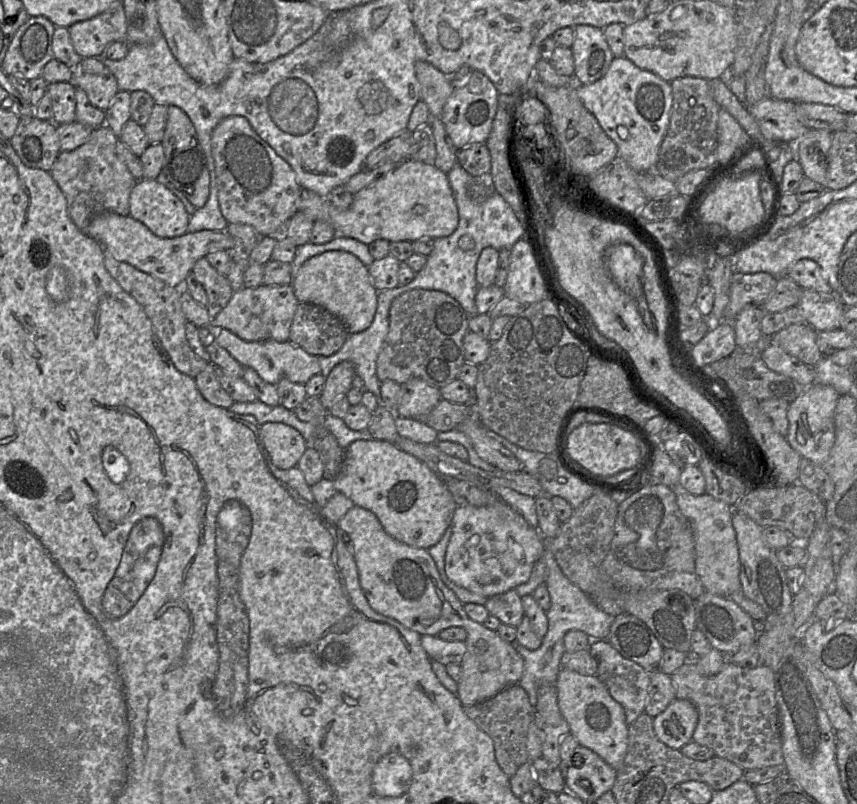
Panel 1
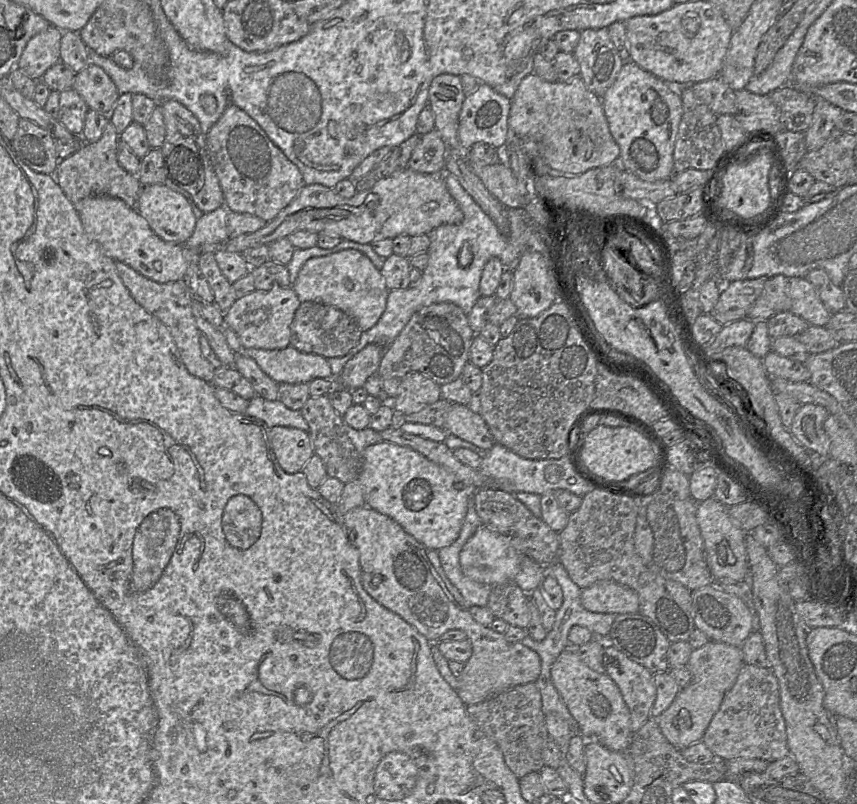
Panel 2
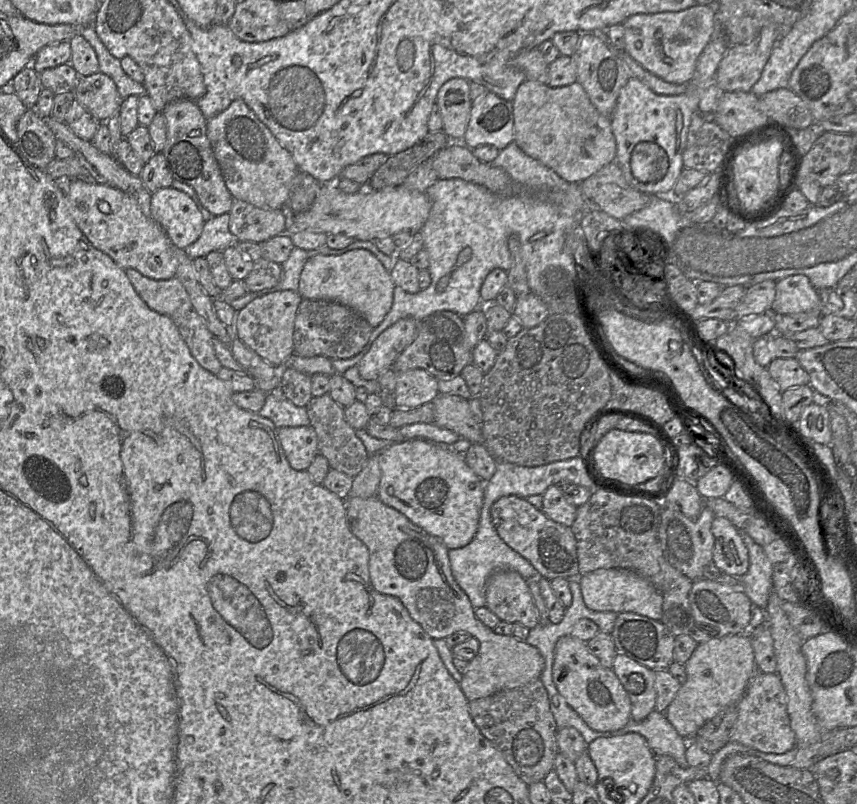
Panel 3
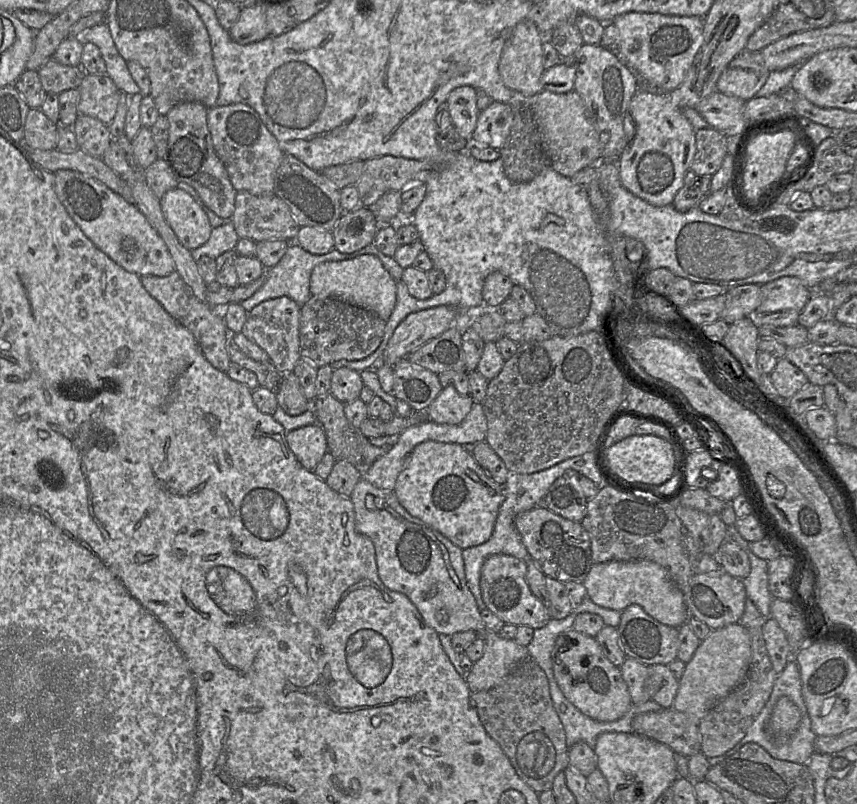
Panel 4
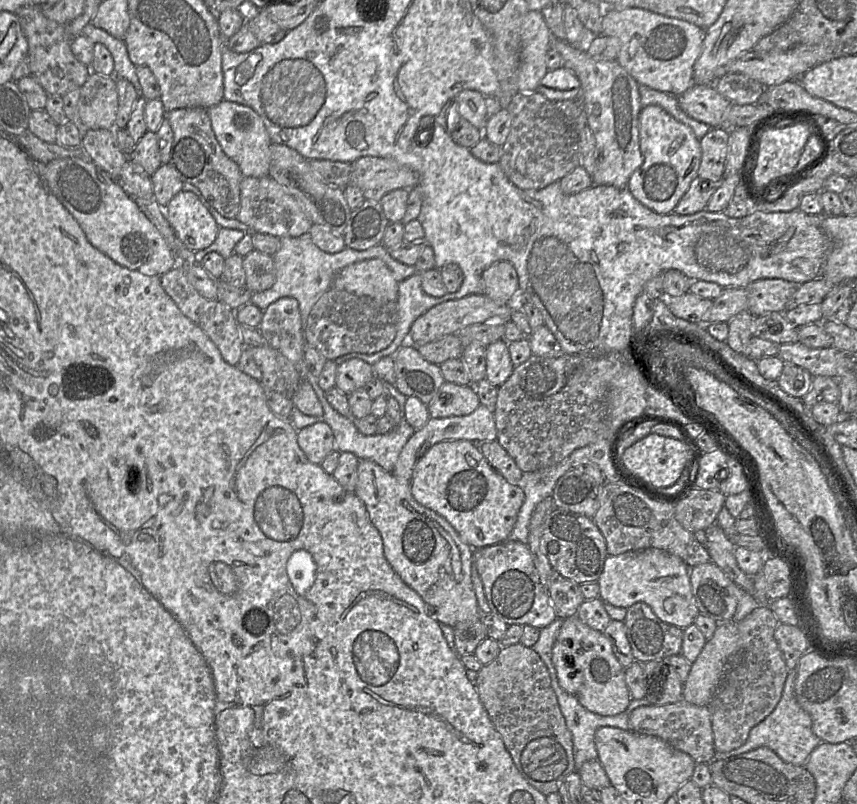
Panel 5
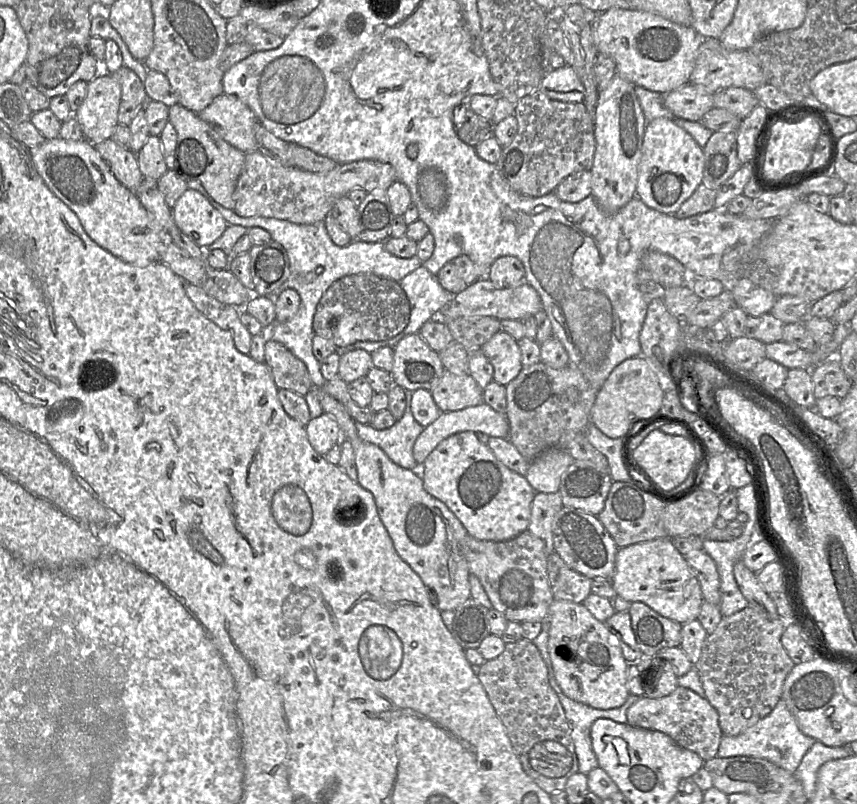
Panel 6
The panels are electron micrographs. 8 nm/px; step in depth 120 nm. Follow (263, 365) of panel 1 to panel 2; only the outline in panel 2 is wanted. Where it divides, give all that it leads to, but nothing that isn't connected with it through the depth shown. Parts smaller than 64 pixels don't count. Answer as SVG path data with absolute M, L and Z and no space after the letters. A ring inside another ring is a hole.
M229 327L223 330L229 347L235 353L254 359L278 384L309 384L316 378L333 379L330 364L321 355L304 353L291 345L278 350L245 348L234 330Z

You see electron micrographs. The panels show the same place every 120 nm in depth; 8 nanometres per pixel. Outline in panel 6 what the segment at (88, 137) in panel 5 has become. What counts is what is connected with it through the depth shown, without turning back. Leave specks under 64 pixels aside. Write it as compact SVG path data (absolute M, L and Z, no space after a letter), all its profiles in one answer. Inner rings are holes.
M106 139L94 146L109 165L116 179L135 194L144 179L138 166L136 154L130 149L120 146L113 139Z

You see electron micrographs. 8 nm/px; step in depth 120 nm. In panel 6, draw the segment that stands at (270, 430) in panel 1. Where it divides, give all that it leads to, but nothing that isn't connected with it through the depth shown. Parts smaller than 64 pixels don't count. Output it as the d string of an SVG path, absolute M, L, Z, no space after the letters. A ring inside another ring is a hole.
M327 413L311 418L305 428L311 446L323 457L343 440L337 421Z

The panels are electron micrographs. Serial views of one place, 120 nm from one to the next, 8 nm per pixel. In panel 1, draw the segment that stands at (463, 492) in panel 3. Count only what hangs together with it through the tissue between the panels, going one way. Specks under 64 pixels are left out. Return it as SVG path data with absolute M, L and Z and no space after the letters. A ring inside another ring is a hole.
M355 440L353 441L348 448L345 450L345 458L338 476L334 479L334 486L337 492L343 493L346 497L351 499L354 505L365 508L371 512L373 512L377 518L379 519L380 523L382 524L384 530L388 535L392 538L405 543L409 546L413 546L416 548L425 548L429 549L436 543L440 541L442 538L445 530L450 526L453 513L455 509L458 507L457 503L455 502L452 494L447 489L444 481L434 472L432 471L425 463L420 461L415 456L401 450L395 443L385 441L385 440Z

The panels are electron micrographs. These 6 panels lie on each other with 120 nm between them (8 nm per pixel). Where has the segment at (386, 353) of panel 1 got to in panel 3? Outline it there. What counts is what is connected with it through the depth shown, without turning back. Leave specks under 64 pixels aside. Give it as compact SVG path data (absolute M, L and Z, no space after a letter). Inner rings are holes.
M437 311L417 322L417 336L415 340L407 346L396 358L392 369L396 373L401 373L410 369L424 369L437 380L450 380L460 375L462 369L472 363L472 348L469 344L464 327L464 318L452 311Z

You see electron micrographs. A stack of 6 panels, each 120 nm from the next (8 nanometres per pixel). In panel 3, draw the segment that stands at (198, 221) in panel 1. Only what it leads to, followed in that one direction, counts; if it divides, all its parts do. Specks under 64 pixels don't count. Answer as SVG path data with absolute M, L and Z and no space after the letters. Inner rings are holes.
M230 213L213 216L206 221L200 237L184 251L194 260L198 257L206 257L212 251L223 251L238 242L229 231Z

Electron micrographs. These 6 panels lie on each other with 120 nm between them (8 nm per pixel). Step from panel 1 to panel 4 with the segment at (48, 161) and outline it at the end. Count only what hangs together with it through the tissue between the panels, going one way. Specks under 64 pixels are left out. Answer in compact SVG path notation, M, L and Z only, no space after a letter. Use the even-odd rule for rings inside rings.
M29 109L25 125L23 143L26 149L53 150L58 142L58 125L38 109Z

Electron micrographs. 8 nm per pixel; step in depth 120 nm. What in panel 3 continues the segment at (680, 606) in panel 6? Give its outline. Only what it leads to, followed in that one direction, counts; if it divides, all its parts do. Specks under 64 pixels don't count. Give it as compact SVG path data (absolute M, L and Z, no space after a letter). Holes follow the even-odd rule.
M597 569L578 578L586 607L598 612L634 612L660 621L662 616L661 593L644 577L625 569Z

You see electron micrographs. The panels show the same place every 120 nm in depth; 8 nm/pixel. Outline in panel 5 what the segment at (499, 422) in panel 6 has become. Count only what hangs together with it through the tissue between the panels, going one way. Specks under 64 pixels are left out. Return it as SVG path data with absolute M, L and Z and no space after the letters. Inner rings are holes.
M480 404L478 408L469 415L451 416L445 418L430 417L426 424L417 429L402 448L395 463L392 474L399 480L410 481L413 469L419 458L434 444L447 440L468 441L497 441L497 429L493 413Z

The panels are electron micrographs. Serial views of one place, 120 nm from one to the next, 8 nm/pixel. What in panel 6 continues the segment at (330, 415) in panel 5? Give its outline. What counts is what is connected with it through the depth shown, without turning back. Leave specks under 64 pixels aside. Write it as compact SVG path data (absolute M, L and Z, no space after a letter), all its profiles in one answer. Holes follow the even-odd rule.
M408 403L402 418L388 429L376 430L370 424L356 424L356 428L362 440L379 446L395 464L405 469L418 470L413 446L424 427L415 420L411 403Z

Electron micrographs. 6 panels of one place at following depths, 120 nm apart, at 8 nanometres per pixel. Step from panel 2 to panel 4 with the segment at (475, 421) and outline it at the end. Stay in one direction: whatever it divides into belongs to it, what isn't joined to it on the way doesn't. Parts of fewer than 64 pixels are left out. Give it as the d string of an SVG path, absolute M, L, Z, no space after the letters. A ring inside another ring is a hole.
M445 387L428 406L427 419L437 424L457 425L470 412L474 400L470 395L460 395L453 387Z

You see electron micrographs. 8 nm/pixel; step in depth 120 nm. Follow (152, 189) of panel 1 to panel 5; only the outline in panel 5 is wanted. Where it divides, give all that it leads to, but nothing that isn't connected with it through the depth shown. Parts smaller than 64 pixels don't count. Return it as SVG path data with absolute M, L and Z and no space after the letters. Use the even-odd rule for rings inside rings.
M180 191L164 211L176 237L188 250L197 252L215 241L220 227L193 192Z

